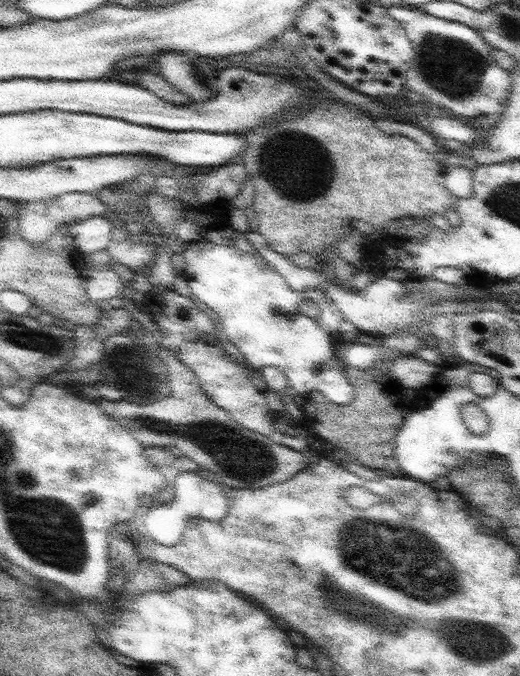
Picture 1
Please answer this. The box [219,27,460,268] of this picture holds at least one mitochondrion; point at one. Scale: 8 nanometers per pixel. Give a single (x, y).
(311, 173)

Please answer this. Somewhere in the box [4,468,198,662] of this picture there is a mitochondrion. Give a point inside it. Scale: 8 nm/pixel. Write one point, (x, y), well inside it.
(52, 536)

